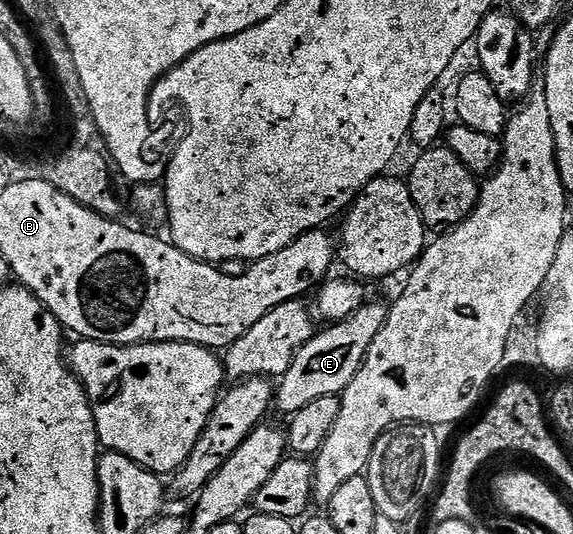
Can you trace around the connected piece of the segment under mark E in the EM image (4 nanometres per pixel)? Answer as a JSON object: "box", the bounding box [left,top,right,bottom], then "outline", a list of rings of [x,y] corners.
{"box":[276,301,387,416],"outline":[[[371,301],[363,304],[352,316],[343,322],[327,325],[326,330],[319,329],[298,355],[292,360],[288,372],[283,374],[276,386],[276,410],[285,416],[292,416],[304,408],[304,404],[312,404],[312,400],[320,400],[320,396],[338,396],[352,384],[362,361],[368,356],[368,348],[372,340],[384,328],[387,307]]]}

